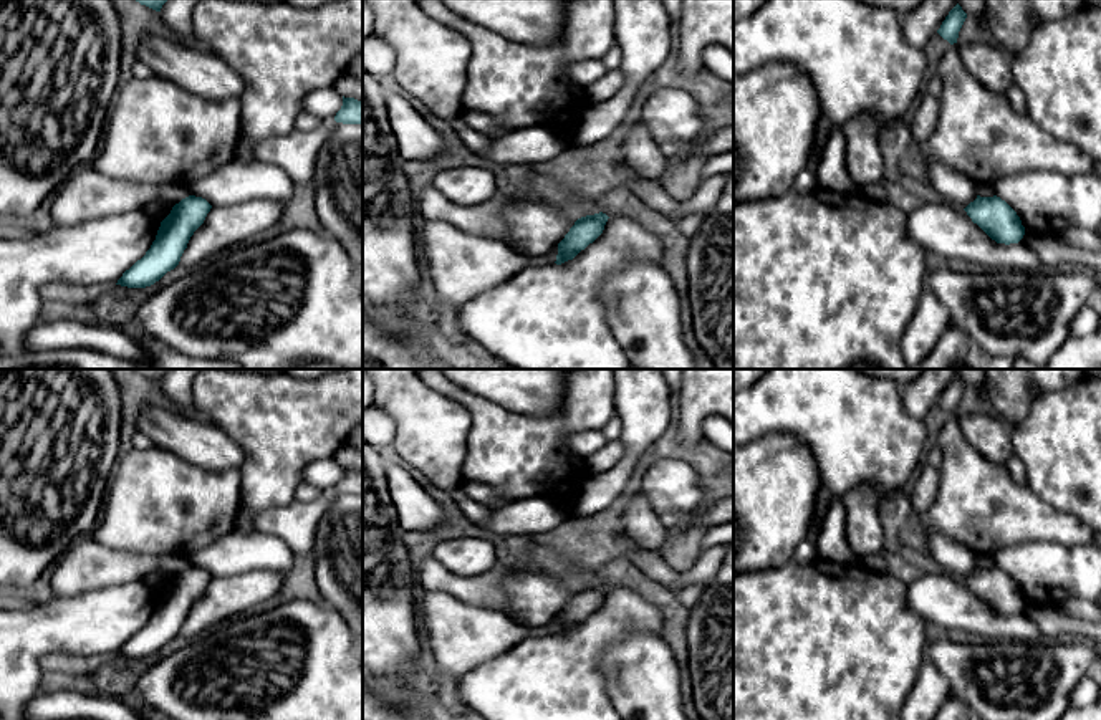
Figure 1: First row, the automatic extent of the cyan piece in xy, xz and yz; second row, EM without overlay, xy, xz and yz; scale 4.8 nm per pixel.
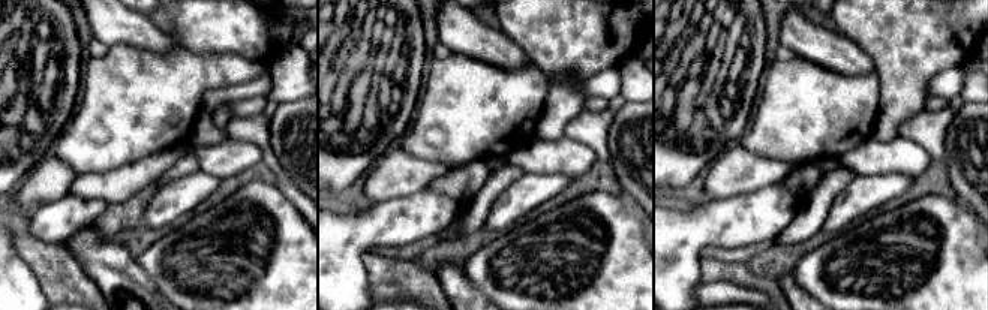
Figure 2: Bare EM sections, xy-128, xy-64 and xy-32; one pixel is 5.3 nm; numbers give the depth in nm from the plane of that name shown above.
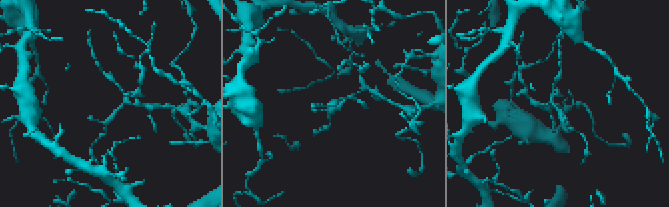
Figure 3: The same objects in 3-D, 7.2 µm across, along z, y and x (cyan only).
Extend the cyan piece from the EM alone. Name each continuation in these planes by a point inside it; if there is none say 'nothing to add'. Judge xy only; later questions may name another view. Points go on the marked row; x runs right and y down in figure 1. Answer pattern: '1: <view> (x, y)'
nothing to add

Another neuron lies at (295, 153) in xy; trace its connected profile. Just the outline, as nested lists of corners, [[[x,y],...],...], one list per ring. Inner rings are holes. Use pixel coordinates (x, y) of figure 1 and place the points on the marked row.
[[[321,121],[313,131],[293,129],[283,136],[257,141],[253,156],[285,170],[295,185],[311,184],[318,152],[333,129],[334,126]]]

